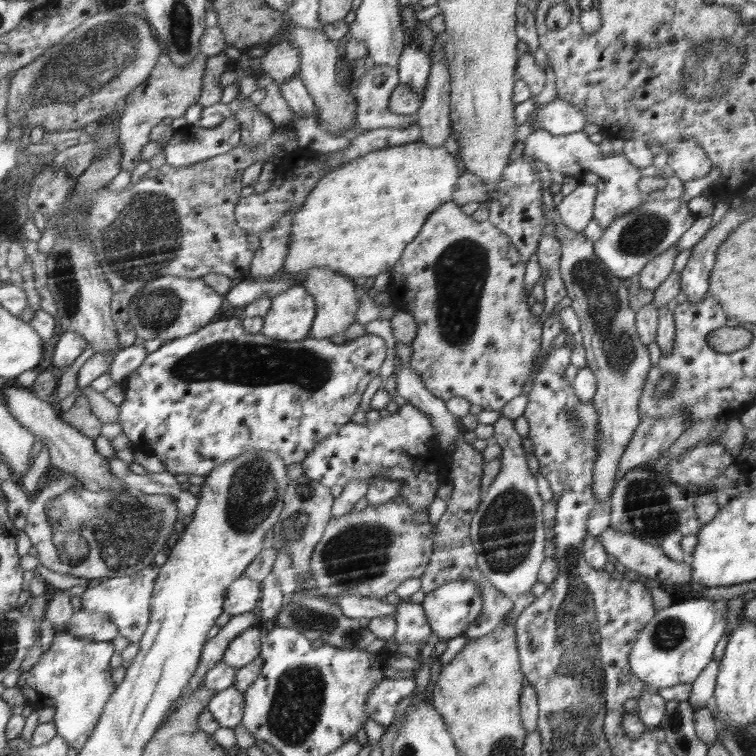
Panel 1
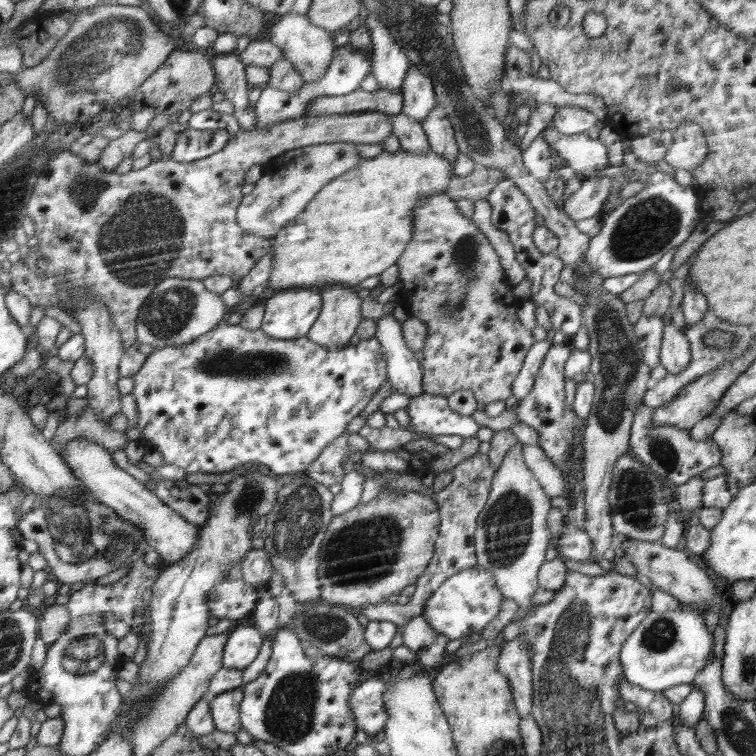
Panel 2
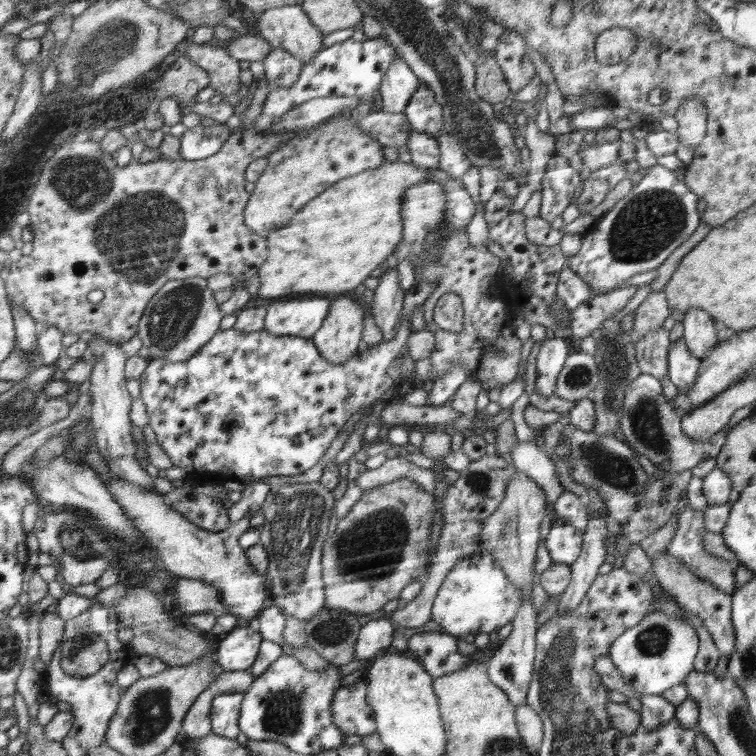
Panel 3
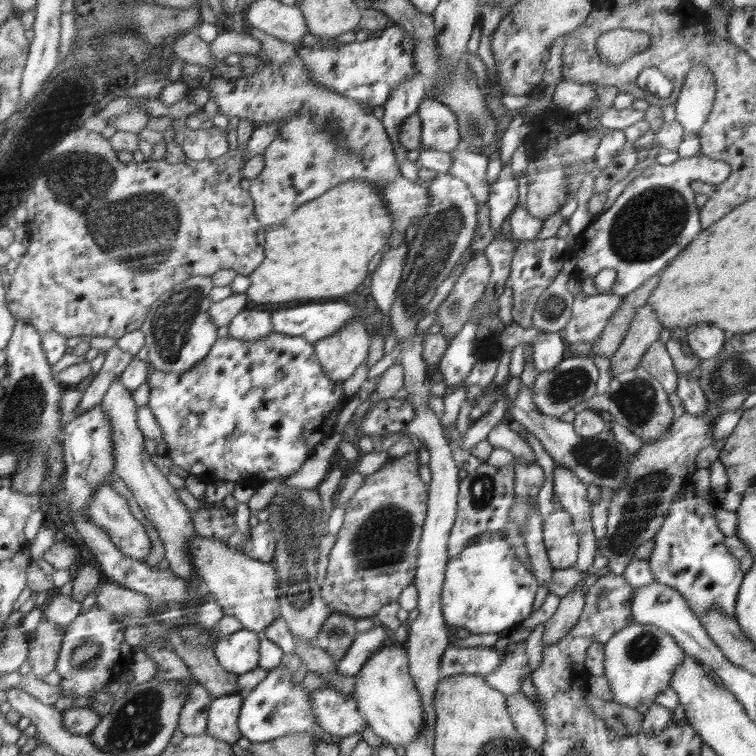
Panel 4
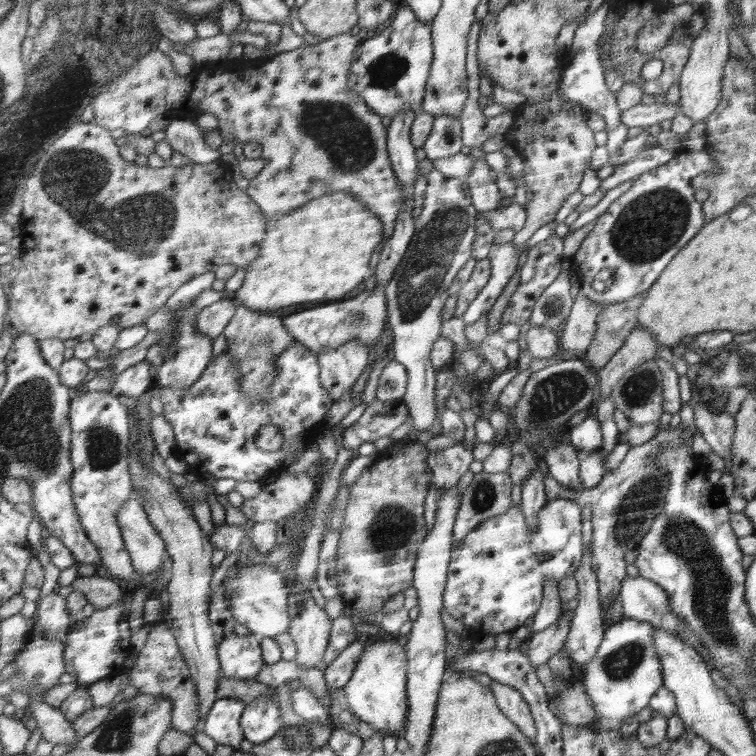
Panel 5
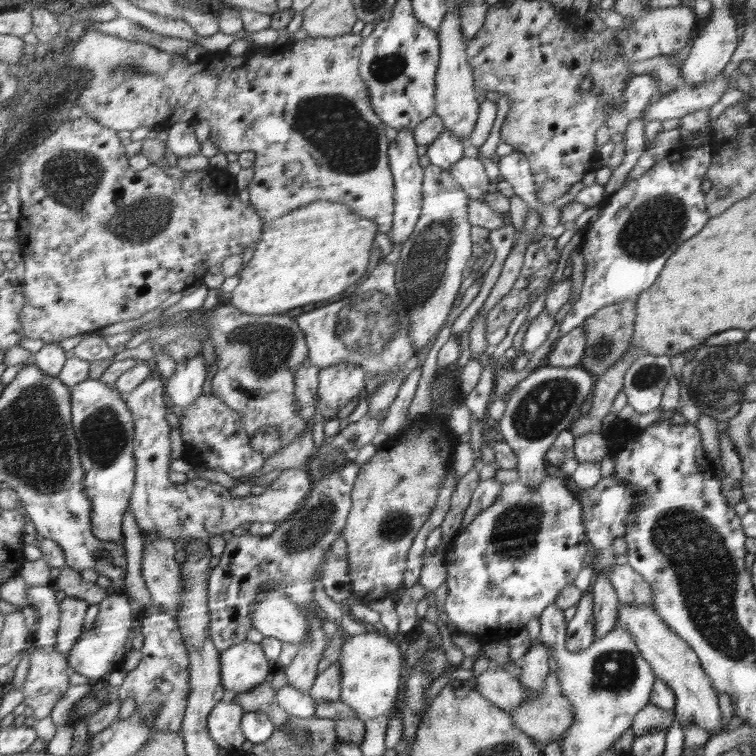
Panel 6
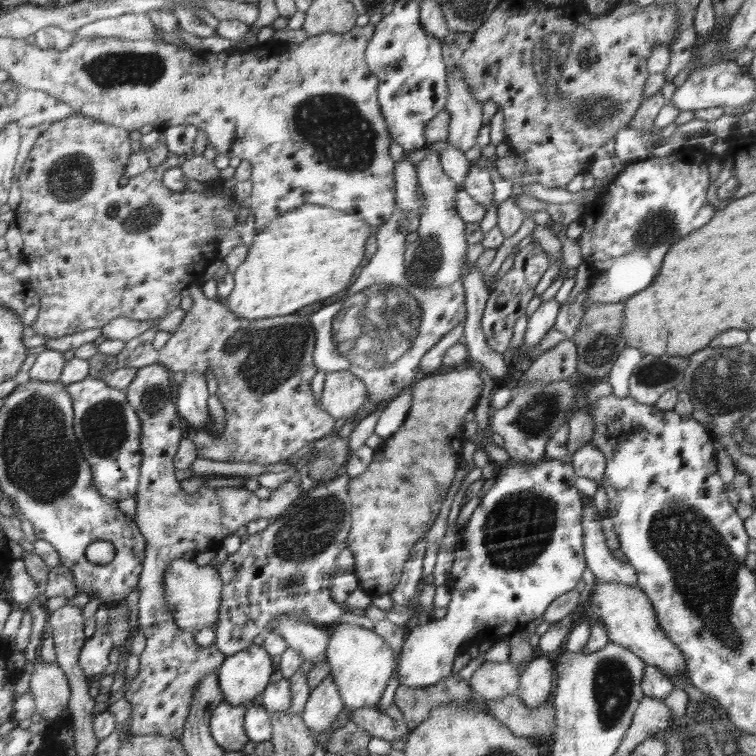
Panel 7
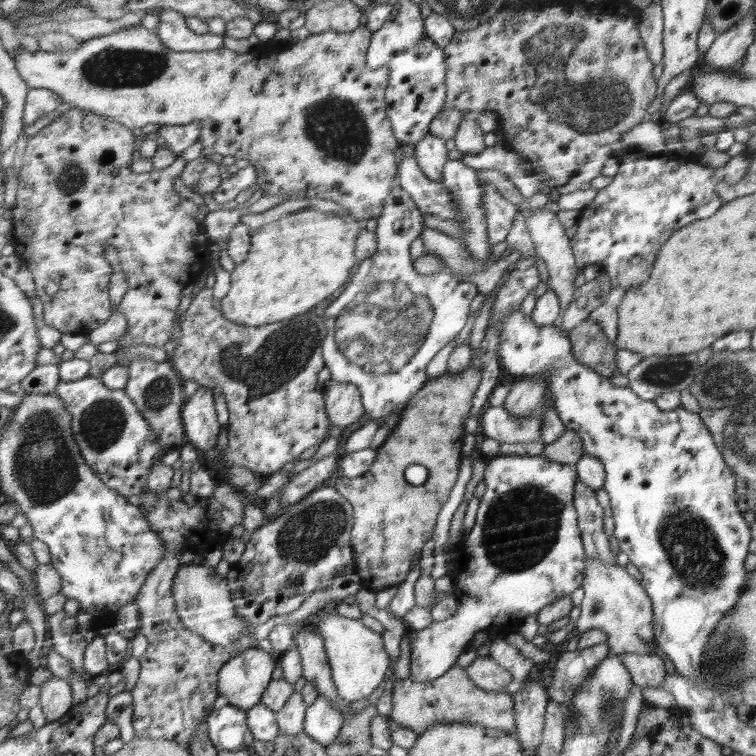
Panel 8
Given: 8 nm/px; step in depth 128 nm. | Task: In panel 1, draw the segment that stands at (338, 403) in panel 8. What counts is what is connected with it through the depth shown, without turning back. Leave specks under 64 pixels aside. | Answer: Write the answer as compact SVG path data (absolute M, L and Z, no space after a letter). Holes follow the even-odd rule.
M326 267L314 268L307 274L307 280L303 282L304 289L312 295L316 303L315 320L310 328L309 337L318 339L340 340L348 330L348 326L354 322L354 312L358 306L356 288L344 275L338 276L336 271Z

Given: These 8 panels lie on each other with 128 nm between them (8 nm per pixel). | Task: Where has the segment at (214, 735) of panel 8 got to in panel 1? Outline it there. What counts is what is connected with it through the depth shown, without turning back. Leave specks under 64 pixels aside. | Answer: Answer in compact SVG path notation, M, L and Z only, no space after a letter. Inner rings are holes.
M232 686L216 691L206 710L212 713L221 728L233 729L240 724L240 720L243 720L245 708L246 695Z

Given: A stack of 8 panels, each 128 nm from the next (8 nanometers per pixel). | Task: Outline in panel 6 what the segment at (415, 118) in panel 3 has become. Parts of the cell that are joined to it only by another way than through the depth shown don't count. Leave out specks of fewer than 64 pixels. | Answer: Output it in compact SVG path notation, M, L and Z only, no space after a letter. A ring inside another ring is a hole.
M447 128L427 148L427 155L433 165L441 166L446 170L462 160L465 142L453 135Z

